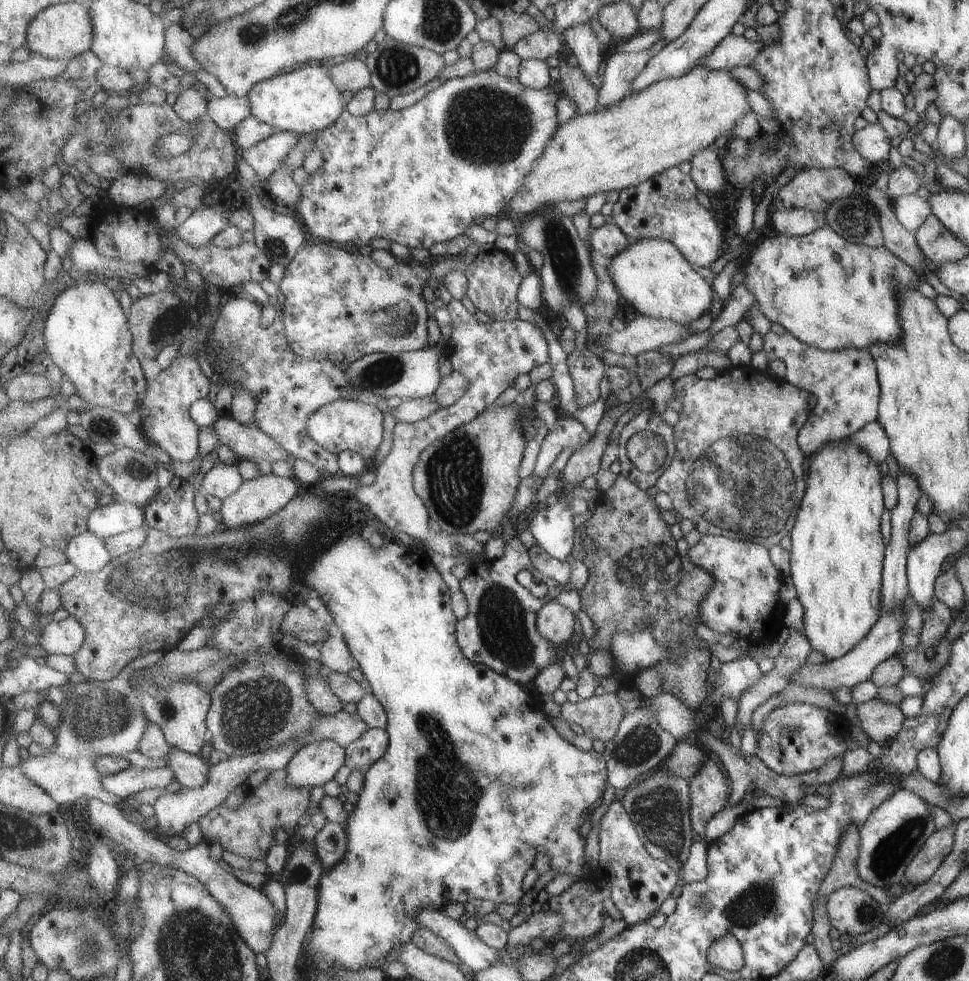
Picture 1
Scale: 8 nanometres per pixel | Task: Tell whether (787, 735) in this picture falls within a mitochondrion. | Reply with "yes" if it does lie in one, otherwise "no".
yes

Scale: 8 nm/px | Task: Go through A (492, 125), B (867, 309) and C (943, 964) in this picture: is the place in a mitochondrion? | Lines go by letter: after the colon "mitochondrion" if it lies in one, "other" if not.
A: mitochondrion
B: other
C: mitochondrion

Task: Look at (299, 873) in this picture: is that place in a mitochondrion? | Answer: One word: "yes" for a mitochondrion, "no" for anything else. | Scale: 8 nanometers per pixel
yes

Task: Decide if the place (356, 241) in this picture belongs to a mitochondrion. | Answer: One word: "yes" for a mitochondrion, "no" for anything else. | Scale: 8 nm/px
no

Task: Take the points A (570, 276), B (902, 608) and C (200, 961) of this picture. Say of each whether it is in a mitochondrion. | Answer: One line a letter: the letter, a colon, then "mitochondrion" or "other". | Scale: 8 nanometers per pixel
A: mitochondrion
B: other
C: mitochondrion

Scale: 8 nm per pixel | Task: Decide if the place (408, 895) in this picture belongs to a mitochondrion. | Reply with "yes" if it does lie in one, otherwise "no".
no

